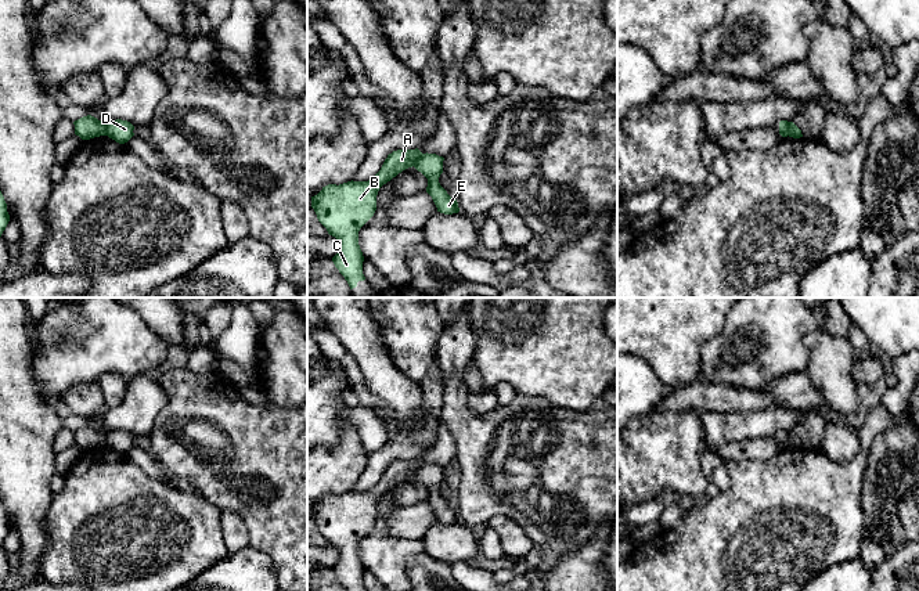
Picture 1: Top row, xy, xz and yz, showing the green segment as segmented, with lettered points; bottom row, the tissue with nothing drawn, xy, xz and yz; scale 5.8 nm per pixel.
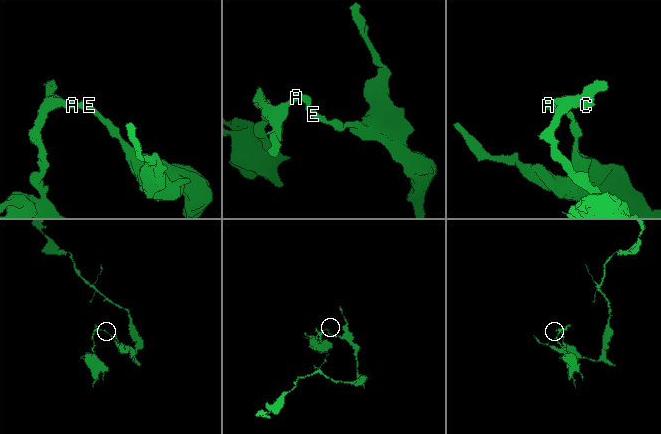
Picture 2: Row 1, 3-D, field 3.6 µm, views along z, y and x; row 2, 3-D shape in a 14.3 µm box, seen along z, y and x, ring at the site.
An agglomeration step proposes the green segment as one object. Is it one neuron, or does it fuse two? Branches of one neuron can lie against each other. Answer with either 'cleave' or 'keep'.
cleave

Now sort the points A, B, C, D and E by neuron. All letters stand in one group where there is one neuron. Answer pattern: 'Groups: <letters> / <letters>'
Groups: A B C / D E

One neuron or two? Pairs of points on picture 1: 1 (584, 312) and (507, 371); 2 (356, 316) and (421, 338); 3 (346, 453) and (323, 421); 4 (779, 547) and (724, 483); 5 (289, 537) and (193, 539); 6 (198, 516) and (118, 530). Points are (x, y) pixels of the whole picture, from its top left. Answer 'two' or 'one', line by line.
1: one
2: two
3: two
4: two
5: two
6: one

